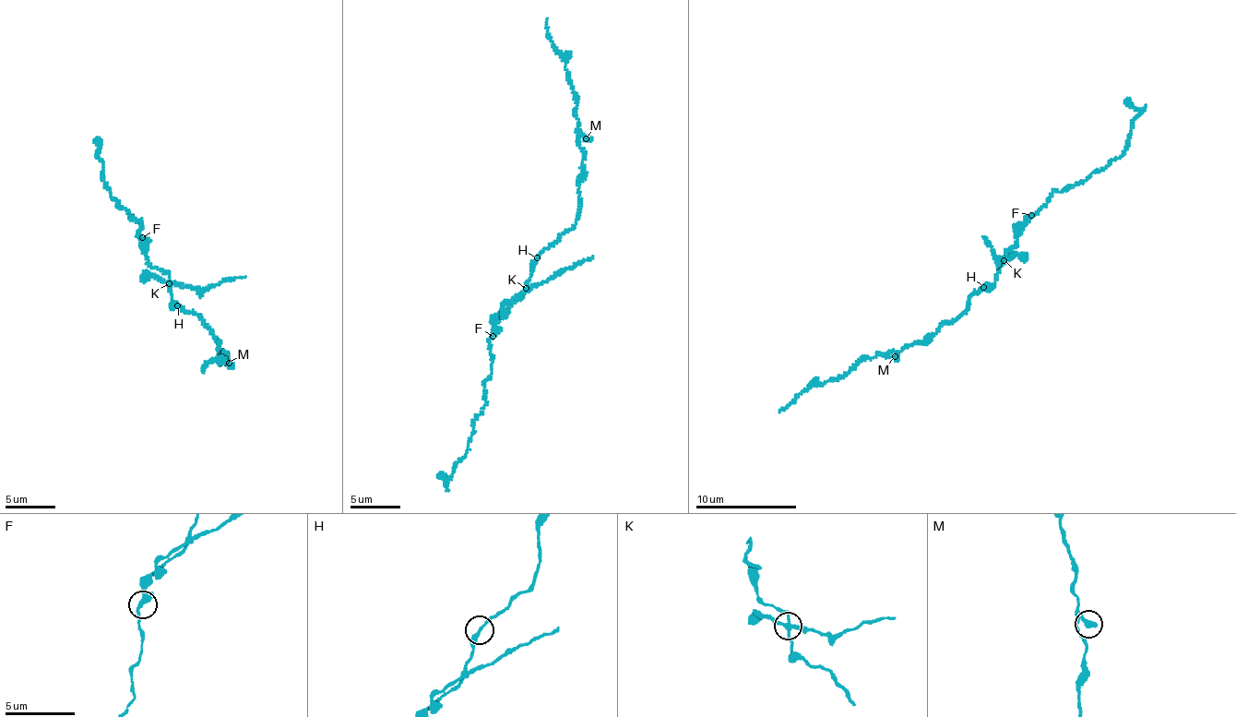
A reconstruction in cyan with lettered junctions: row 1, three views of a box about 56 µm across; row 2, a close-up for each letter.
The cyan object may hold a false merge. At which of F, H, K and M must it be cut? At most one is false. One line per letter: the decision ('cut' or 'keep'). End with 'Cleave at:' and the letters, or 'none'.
F: keep
H: keep
K: cut
M: keep
Cleave at: K

